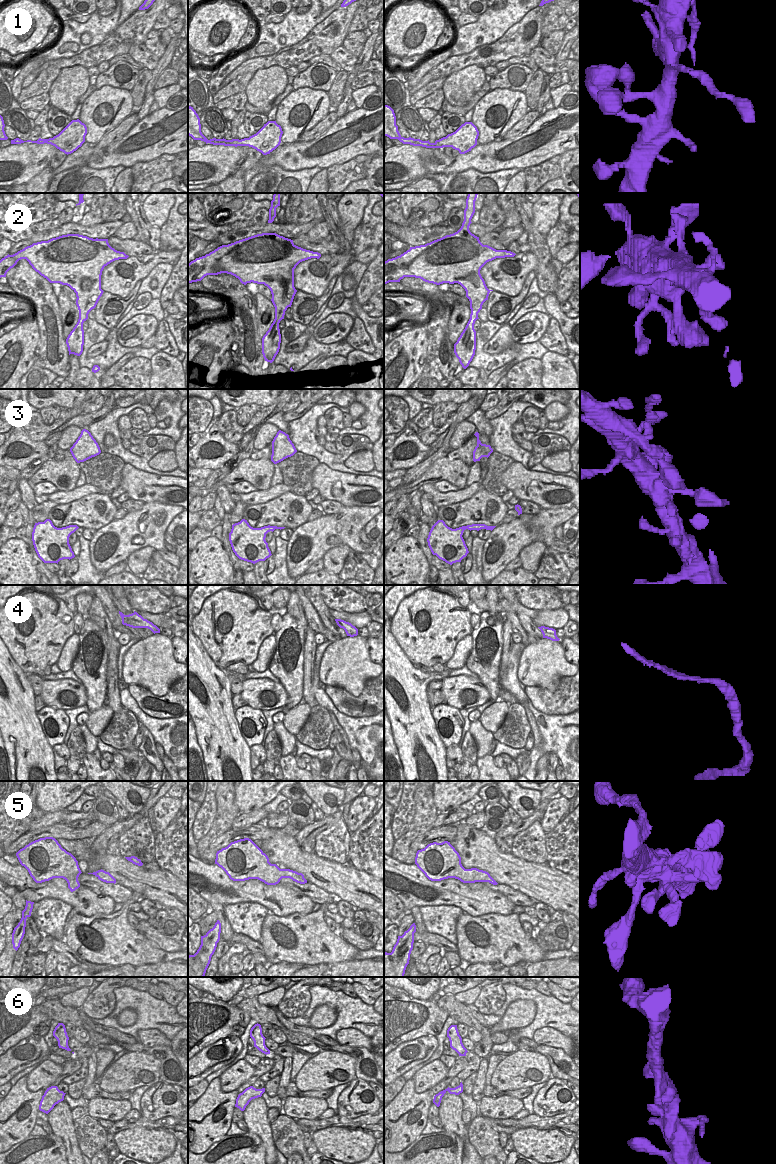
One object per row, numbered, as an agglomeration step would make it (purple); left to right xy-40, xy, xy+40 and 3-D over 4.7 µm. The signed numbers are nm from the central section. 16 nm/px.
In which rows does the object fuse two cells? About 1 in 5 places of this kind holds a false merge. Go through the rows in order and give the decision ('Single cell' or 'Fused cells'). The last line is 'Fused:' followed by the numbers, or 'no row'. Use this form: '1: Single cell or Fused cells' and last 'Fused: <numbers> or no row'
1: Single cell
2: Single cell
3: Single cell
4: Single cell
5: Single cell
6: Single cell
Fused: no row.

